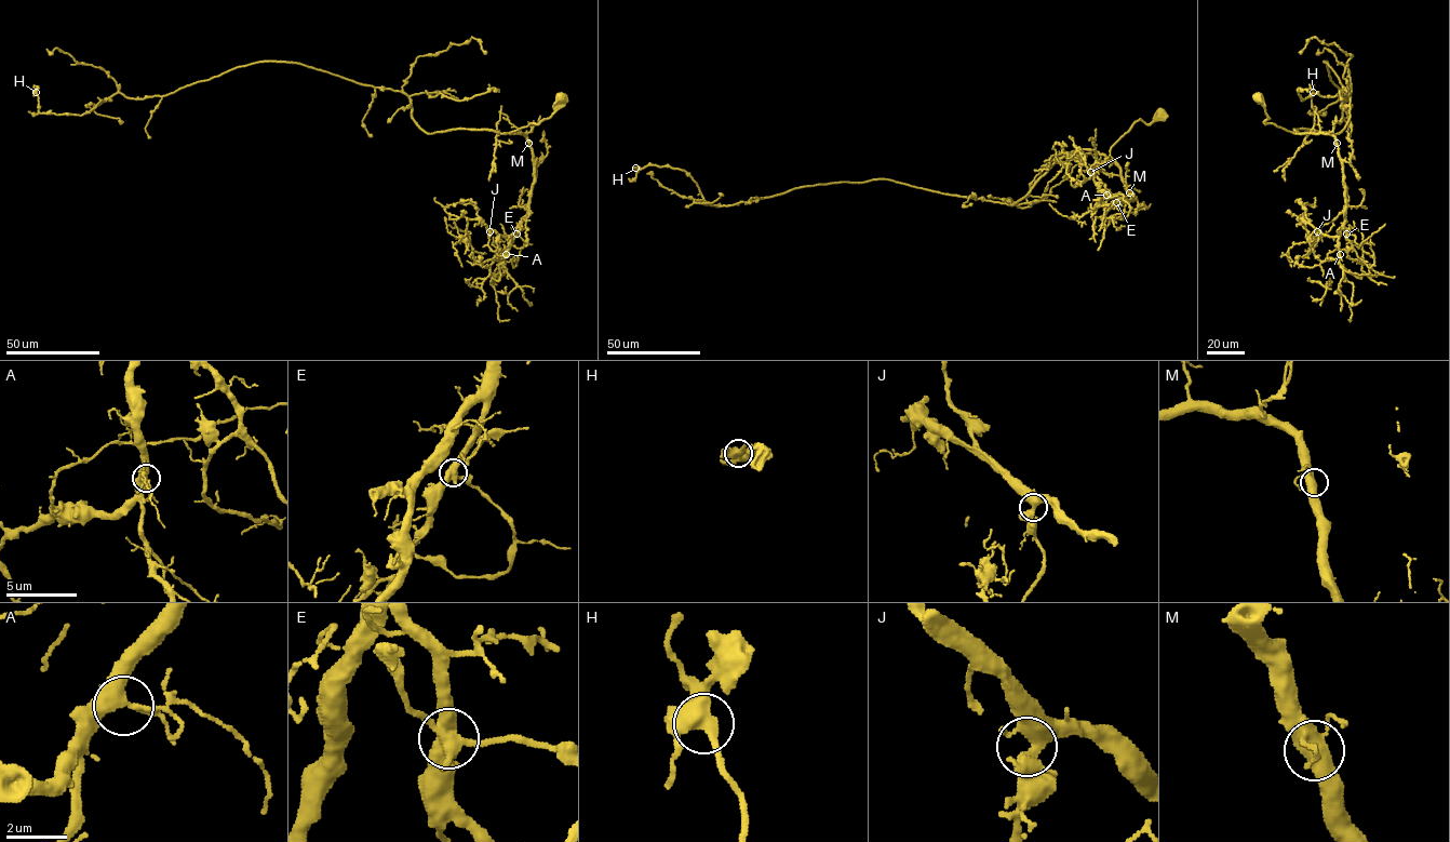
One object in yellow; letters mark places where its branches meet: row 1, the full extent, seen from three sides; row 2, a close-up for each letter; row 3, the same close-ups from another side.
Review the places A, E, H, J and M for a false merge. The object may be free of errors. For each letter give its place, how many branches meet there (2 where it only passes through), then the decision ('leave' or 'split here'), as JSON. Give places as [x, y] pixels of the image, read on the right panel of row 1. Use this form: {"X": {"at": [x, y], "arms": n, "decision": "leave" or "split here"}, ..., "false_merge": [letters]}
{"A": {"at": [1340, 254], "arms": 4, "decision": "leave"}, "E": {"at": [1346, 234], "arms": 4, "decision": "split here"}, "H": {"at": [1313, 92], "arms": 4, "decision": "leave"}, "J": {"at": [1317, 231], "arms": 4, "decision": "leave"}, "M": {"at": [1337, 143], "arms": 4, "decision": "leave"}, "false_merge": ["E"]}

